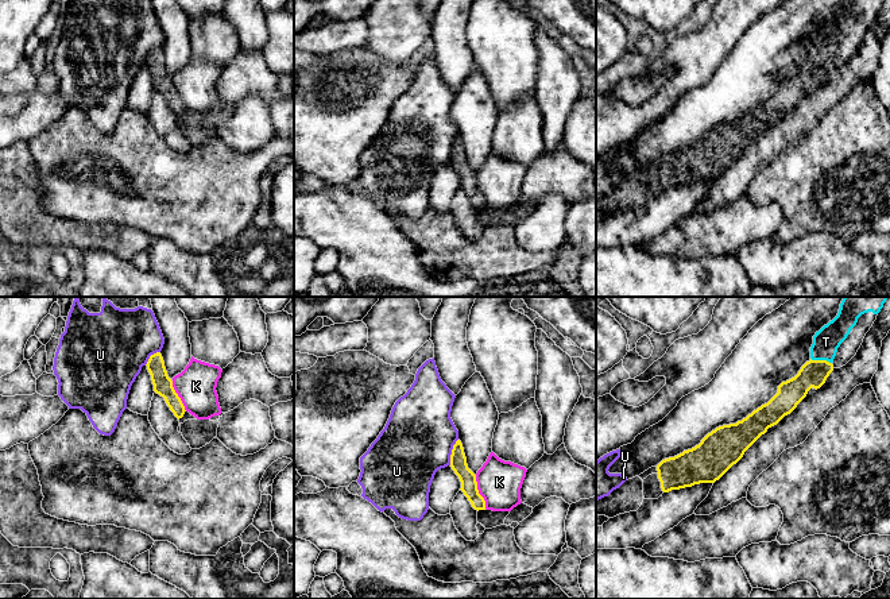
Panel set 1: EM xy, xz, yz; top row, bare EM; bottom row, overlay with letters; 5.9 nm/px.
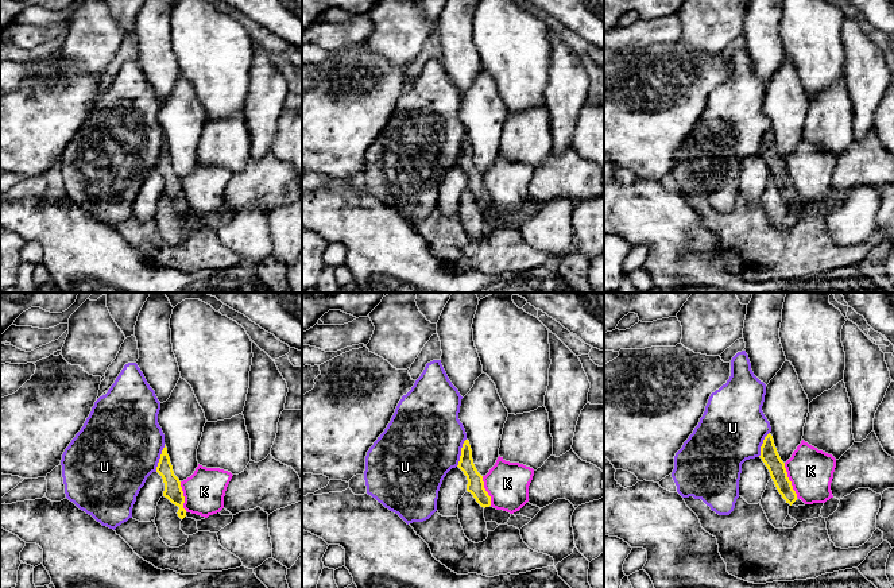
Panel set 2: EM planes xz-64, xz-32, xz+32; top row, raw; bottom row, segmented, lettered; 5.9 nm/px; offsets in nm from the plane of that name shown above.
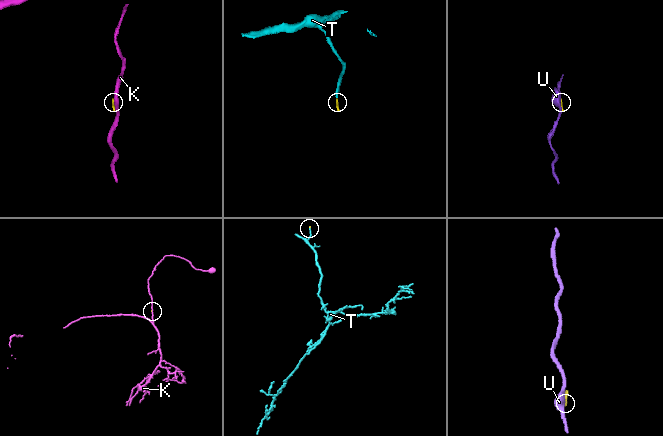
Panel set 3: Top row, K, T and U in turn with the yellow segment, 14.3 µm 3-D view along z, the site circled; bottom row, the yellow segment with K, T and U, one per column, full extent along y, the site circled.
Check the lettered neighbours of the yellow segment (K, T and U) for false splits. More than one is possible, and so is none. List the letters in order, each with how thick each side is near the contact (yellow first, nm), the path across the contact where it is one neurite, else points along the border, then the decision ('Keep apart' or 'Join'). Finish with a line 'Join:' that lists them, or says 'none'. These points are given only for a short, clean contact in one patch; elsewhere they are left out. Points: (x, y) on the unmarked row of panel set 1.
K: Thickness 100 nm (yellow) against 260 nm. Keep apart
T: Thickness 160 nm (yellow) against 160 nm. Path across: yz (813, 72), (821, 58), (825, 39). Join
U: Thickness 100 nm (yellow) against 420 nm. Keep apart
Join: T

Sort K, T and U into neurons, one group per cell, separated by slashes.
K / T / U

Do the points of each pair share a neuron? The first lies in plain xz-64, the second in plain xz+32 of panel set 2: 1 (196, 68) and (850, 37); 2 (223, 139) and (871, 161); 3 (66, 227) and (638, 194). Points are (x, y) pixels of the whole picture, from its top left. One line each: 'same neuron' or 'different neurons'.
1: different neurons
2: different neurons
3: same neuron

